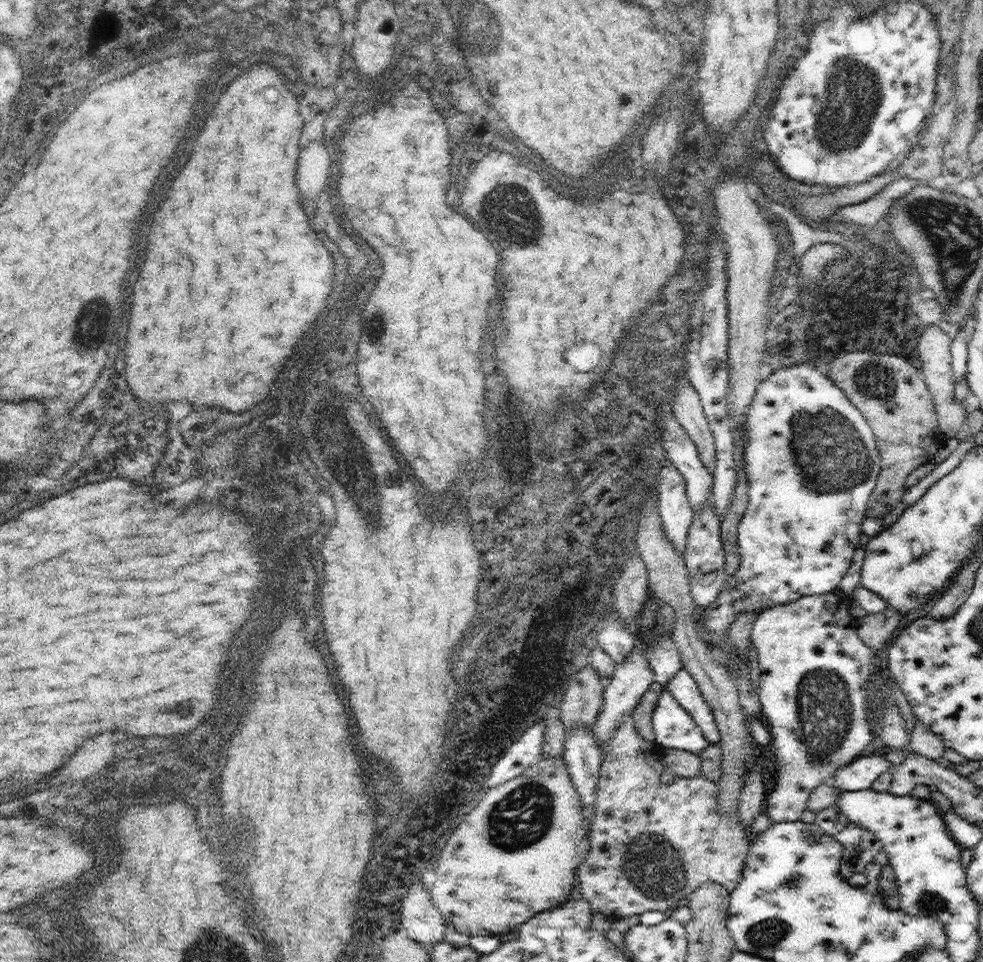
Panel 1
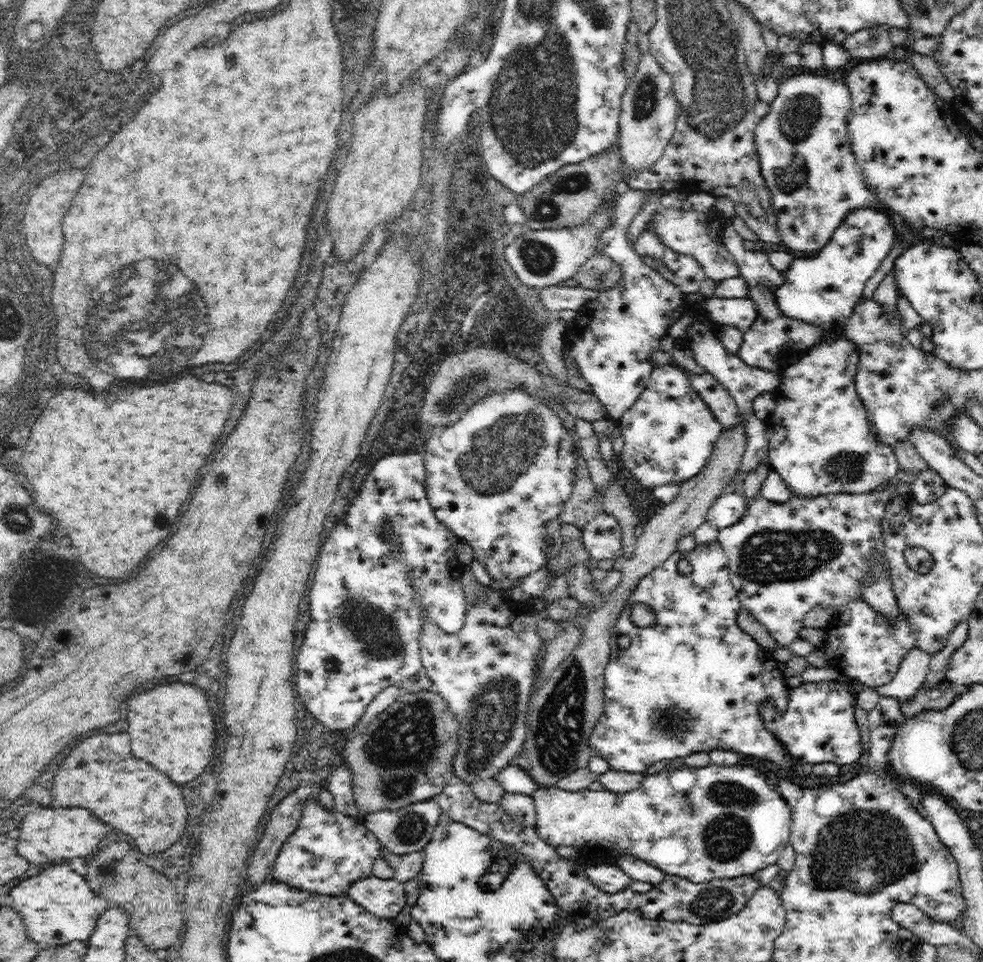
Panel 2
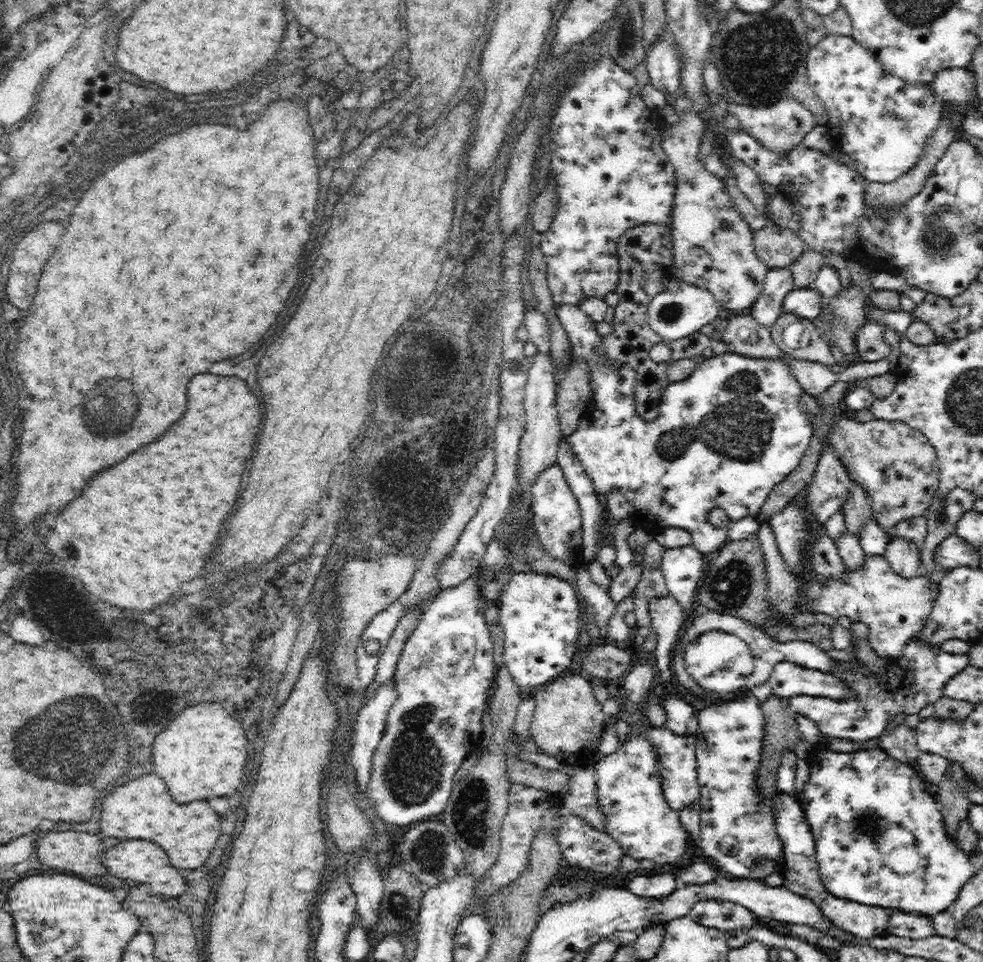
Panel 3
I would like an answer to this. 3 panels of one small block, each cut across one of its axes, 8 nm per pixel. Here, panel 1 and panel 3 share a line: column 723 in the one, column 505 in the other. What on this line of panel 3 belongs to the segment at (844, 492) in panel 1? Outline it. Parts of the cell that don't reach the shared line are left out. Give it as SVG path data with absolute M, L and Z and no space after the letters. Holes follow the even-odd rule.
M518 574L512 576L506 586L502 588L500 600L500 622L504 626L506 638L504 638L504 660L502 664L508 668L512 680L518 684L518 690L534 690L542 684L550 684L558 680L558 676L570 668L576 650L576 644L580 642L580 598L578 592L564 580L550 576L550 574Z

